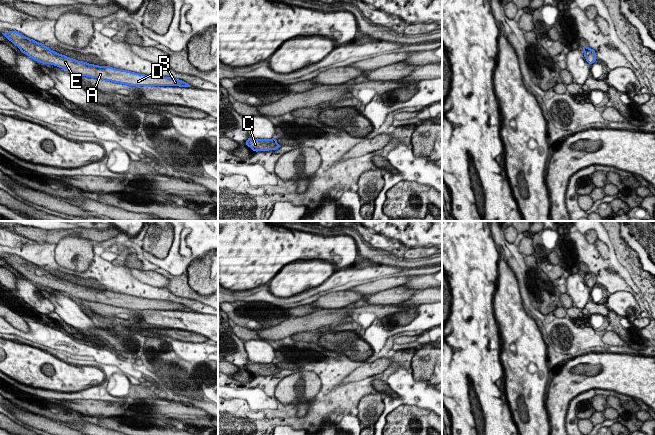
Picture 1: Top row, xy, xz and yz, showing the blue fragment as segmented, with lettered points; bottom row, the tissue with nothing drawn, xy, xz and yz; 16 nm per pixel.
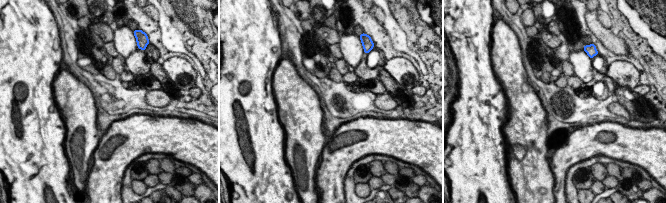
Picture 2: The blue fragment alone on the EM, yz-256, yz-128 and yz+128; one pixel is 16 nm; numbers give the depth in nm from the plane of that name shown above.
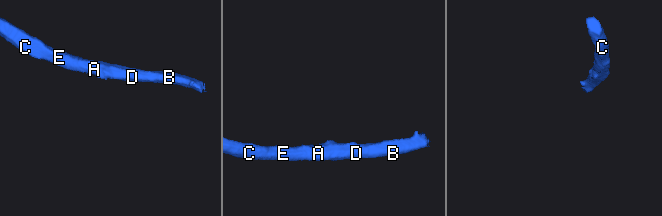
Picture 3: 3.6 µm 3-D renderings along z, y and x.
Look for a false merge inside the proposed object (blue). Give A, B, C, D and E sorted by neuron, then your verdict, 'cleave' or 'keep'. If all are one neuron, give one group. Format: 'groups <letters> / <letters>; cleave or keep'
groups A B C D E; keep

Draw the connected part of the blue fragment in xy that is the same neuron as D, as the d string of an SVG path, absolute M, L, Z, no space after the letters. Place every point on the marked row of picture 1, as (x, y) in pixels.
M9 31L2 34L30 58L43 64L51 64L65 69L77 76L97 78L130 86L191 87L188 83L171 77L139 74L110 66L99 66L78 61L59 54L44 44L30 39L17 31Z

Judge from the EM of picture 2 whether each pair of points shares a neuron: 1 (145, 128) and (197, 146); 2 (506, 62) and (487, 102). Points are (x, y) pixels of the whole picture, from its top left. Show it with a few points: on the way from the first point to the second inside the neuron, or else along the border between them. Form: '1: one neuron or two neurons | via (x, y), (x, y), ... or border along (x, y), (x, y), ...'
1: one neuron | via (158, 134), (172, 135), (184, 139)
2: two neurons | border along (493, 69), (507, 101)

